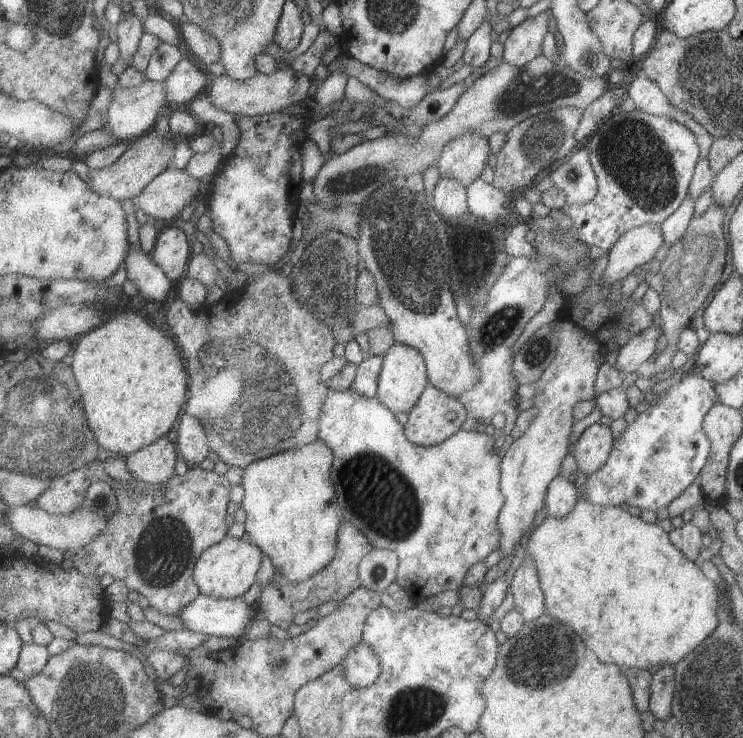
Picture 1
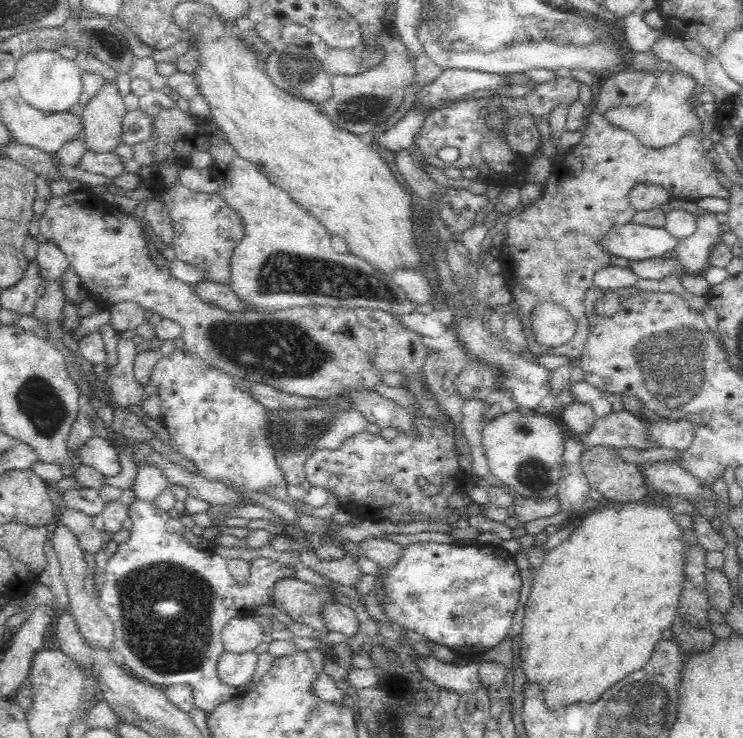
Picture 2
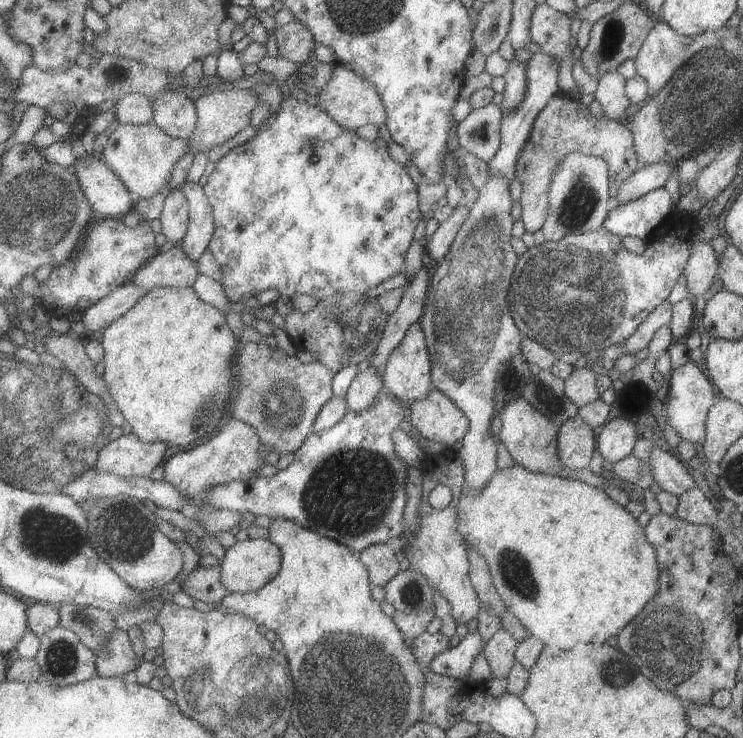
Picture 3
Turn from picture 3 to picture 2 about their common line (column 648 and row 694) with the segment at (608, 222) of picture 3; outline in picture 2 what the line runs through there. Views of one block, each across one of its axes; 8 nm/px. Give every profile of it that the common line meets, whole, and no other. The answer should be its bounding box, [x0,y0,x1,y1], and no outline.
[98,497,290,713]

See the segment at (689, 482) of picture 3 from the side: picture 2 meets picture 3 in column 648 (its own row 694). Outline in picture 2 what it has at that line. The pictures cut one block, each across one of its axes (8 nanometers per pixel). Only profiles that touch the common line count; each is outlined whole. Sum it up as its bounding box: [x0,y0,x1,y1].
[415,654,483,695]

